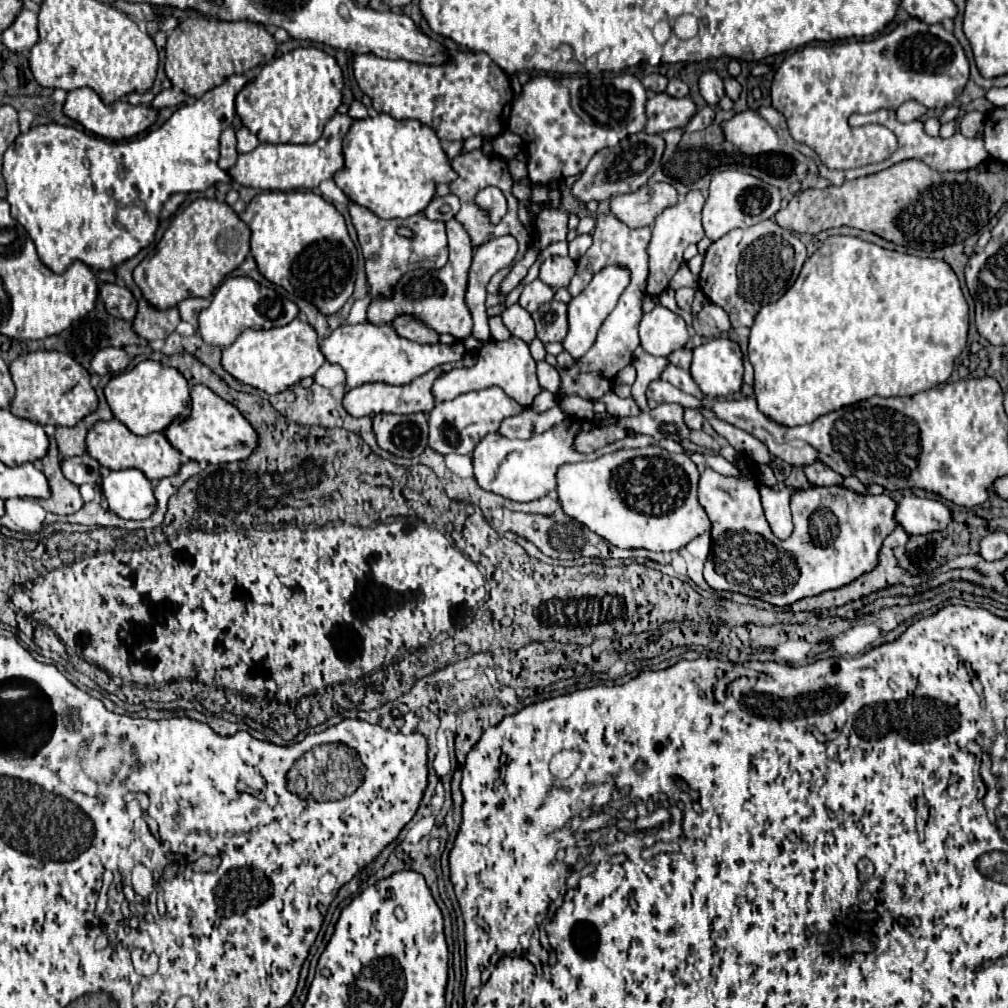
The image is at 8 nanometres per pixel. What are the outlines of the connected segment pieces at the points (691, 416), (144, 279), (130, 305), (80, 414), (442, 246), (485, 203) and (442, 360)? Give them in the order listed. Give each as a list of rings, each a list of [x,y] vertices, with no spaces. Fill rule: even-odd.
[[[688,408],[688,410],[684,412],[684,420],[686,420],[686,424],[688,424],[690,430],[700,430],[700,428],[702,428],[702,420],[704,420],[704,416],[700,414],[700,410]]]
[[[198,198],[186,206],[164,232],[152,258],[144,258],[134,268],[134,282],[150,304],[170,308],[186,296],[208,298],[220,282],[236,270],[250,252],[250,230],[226,202]]]
[[[104,284],[100,288],[100,296],[104,300],[108,314],[122,318],[122,320],[134,320],[138,312],[138,302],[128,288],[120,284]]]
[[[38,350],[22,354],[10,364],[10,374],[16,384],[16,396],[10,412],[20,418],[38,422],[42,426],[74,426],[98,408],[98,396],[90,384],[88,372],[66,352]]]
[[[350,202],[352,224],[358,232],[358,242],[366,260],[368,290],[374,298],[390,298],[394,284],[412,268],[442,268],[446,264],[446,226],[440,220],[428,220],[424,212],[418,212],[406,220],[378,218],[364,206]],[[406,226],[412,230],[412,238],[400,236],[398,228]]]
[[[494,186],[486,187],[476,196],[476,204],[488,212],[490,222],[498,224],[498,220],[508,211],[507,200],[502,191]]]
[[[342,324],[338,326],[320,346],[322,354],[328,362],[342,366],[346,372],[346,384],[356,388],[366,382],[386,382],[394,386],[410,384],[410,380],[430,372],[432,368],[462,360],[468,350],[464,348],[462,340],[454,344],[418,344],[398,336],[388,324]]]

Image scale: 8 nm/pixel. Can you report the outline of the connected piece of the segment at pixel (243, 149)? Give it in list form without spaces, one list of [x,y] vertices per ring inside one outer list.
[[[240,128],[238,132],[236,132],[236,138],[238,138],[238,144],[236,144],[236,150],[240,152],[240,154],[246,154],[246,152],[252,152],[260,142],[258,142],[258,138],[248,130],[248,128]]]

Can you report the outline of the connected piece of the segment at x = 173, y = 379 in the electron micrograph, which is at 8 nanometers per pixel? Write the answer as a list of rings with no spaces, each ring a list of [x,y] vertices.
[[[142,360],[132,370],[112,376],[104,388],[104,394],[114,416],[138,436],[162,432],[174,420],[190,414],[190,386],[186,378],[176,368],[154,360]]]

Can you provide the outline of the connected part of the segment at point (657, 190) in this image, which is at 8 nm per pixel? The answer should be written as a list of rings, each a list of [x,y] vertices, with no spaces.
[[[652,180],[636,192],[614,196],[610,200],[610,210],[626,226],[642,228],[642,226],[652,226],[656,216],[664,208],[674,206],[676,200],[678,192],[674,186]]]

